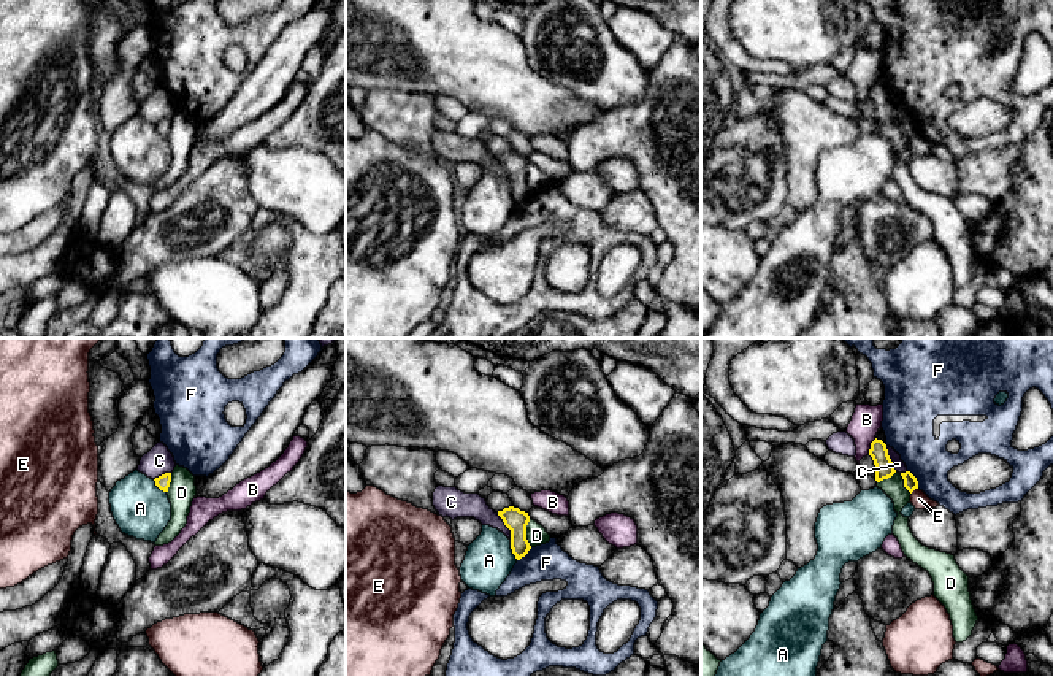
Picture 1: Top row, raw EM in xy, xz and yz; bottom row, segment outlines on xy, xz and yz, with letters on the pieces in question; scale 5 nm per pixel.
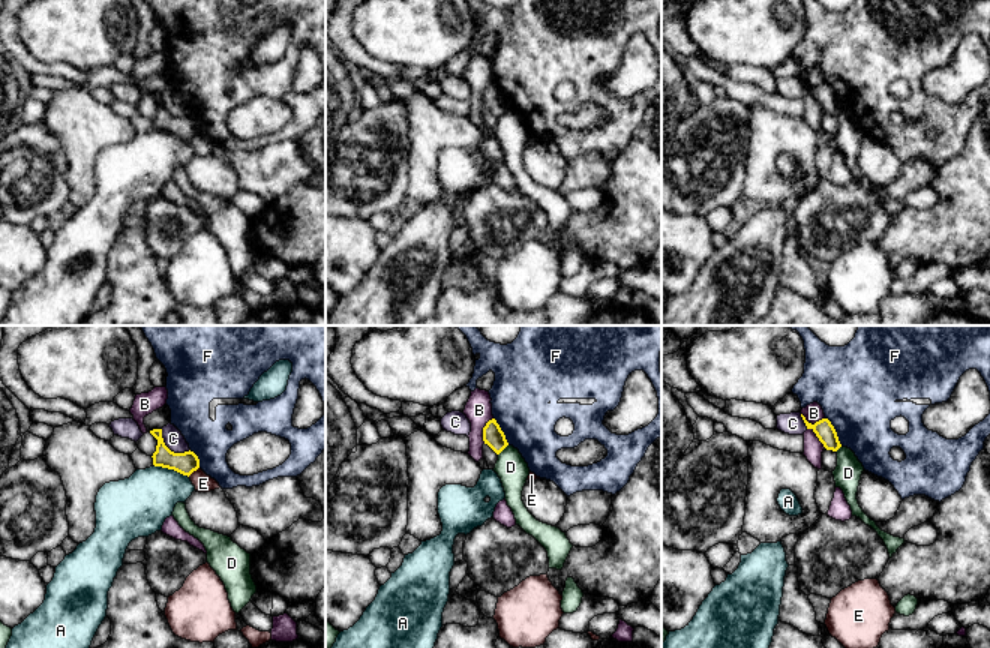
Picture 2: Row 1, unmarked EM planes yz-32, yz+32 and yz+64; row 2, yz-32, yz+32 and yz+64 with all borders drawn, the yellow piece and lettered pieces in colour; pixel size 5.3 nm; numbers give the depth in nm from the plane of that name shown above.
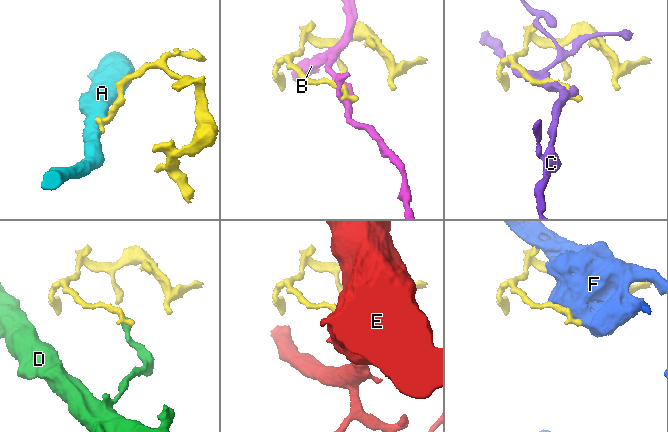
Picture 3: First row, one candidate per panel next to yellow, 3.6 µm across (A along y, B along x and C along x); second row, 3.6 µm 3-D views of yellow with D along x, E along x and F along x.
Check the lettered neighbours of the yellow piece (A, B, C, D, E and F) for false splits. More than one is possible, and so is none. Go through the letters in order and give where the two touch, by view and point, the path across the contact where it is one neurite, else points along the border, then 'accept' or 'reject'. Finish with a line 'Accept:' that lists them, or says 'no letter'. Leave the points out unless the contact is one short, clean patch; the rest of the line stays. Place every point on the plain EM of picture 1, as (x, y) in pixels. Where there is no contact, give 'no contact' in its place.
A: meets yellow in xz at (511, 192); border along xz (509, 184), (509, 192), (517, 203); reject
B: meets yellow in yz at (871, 91); reject
C: meets yellow in xz at (505, 168); reject
D: meets yellow in xz at (525, 178); border along xz (528, 164), (527, 186), (532, 191); reject
E: meets yellow in yz at (914, 134); border along yz (917, 132), (911, 137); reject
F: meets yellow in yz at (915, 124); reject
Accept: no letter

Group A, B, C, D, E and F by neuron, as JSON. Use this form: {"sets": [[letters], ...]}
{"sets": [["A"], ["B"], ["C"], ["D"], ["E"], ["F"]]}

